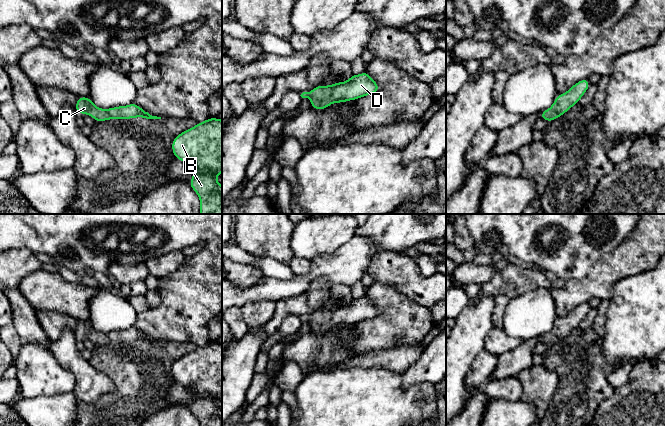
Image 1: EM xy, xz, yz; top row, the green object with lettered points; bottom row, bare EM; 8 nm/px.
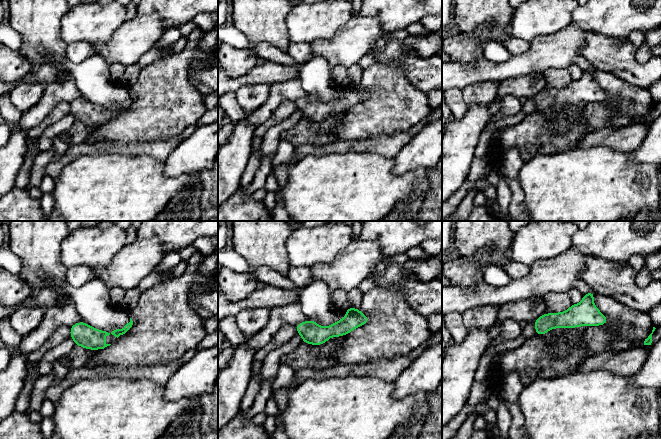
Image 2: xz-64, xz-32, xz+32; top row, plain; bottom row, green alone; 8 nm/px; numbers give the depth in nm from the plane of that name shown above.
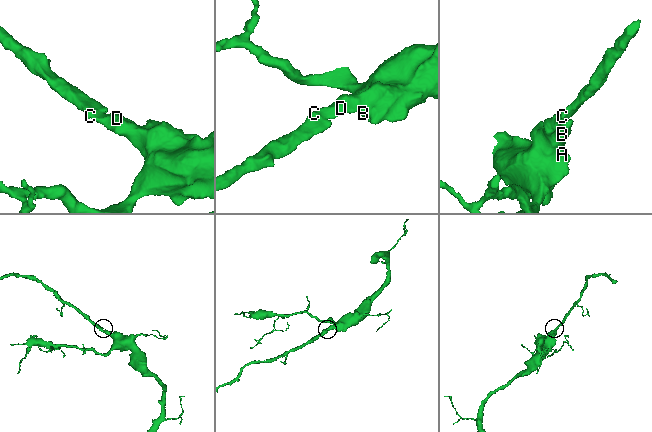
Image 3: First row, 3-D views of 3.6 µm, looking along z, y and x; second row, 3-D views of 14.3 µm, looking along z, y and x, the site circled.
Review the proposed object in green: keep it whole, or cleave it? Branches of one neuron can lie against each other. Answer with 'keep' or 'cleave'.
keep

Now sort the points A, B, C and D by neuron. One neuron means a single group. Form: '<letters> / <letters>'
A B C D

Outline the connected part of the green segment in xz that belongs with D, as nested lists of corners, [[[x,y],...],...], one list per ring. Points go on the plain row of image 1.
[[[365,294],[359,299],[352,298],[346,306],[335,306],[330,310],[316,310],[309,317],[303,316],[300,320],[311,323],[310,332],[324,334],[332,327],[357,324],[361,321],[372,319],[379,314],[376,305]]]

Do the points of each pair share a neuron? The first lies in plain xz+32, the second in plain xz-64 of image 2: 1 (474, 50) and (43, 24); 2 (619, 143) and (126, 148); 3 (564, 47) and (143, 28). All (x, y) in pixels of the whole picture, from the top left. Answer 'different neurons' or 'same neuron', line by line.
1: different neurons
2: same neuron
3: same neuron

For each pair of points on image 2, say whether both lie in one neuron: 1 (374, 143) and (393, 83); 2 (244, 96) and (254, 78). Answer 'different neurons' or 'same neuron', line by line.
1: different neurons
2: different neurons

